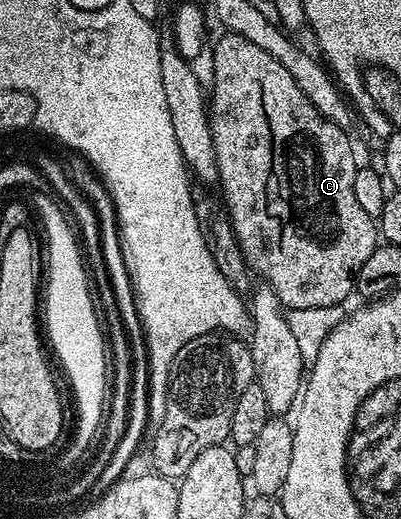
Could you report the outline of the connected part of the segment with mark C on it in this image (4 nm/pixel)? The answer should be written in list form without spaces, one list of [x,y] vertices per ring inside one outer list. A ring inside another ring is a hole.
[[[232,33],[223,34],[221,40],[213,47],[213,79],[211,85],[211,107],[221,107],[221,91],[225,91],[225,83],[241,83],[241,79],[245,79],[245,83],[261,83],[261,91],[263,93],[263,113],[269,122],[271,129],[271,137],[273,138],[273,174],[275,176],[275,187],[281,190],[281,199],[289,206],[289,220],[282,222],[279,227],[281,231],[281,248],[278,249],[277,255],[275,251],[275,262],[268,268],[269,274],[268,286],[278,295],[282,308],[294,311],[295,309],[319,309],[320,307],[335,307],[344,304],[344,299],[354,294],[355,276],[357,270],[363,265],[363,261],[367,261],[367,257],[371,257],[371,253],[379,246],[379,227],[375,222],[374,216],[367,214],[360,207],[359,201],[355,198],[355,173],[359,166],[357,155],[353,152],[353,143],[348,139],[346,128],[333,124],[331,121],[323,118],[319,110],[315,109],[315,105],[309,103],[303,91],[299,89],[299,85],[295,83],[295,78],[287,71],[271,54],[264,52],[258,45],[253,45],[251,41],[247,41],[243,36]]]

